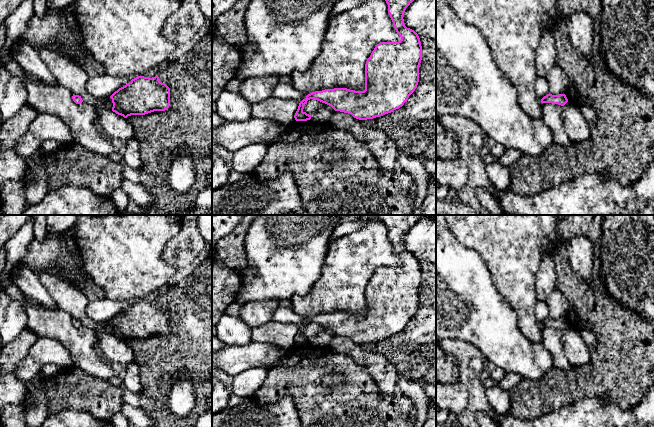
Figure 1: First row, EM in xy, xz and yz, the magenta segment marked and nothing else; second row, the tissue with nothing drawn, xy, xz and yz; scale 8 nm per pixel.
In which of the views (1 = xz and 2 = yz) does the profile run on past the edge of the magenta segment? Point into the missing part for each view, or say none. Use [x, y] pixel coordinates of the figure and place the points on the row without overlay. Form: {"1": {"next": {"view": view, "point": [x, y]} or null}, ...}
{"1": {"next": null}, "2": {"next": null}}

